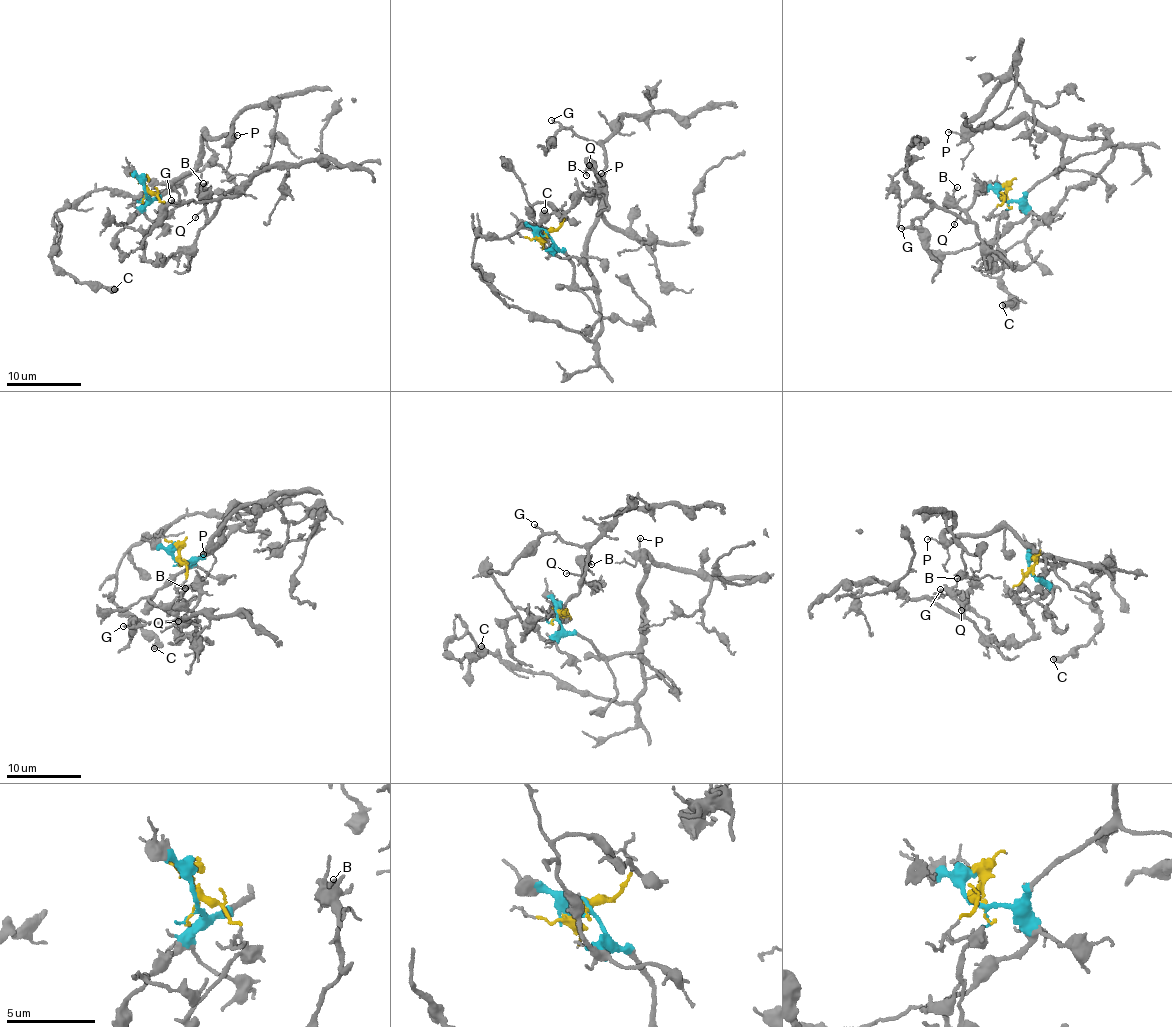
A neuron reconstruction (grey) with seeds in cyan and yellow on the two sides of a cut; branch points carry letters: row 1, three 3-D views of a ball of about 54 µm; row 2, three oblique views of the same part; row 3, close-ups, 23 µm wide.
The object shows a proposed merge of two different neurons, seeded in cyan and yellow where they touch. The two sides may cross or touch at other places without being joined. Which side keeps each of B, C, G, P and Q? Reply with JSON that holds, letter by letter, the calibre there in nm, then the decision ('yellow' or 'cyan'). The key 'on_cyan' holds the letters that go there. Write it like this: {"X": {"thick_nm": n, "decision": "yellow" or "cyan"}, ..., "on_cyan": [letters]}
{"B": {"thick_nm": 150, "decision": "yellow"}, "C": {"thick_nm": 600, "decision": "cyan"}, "G": {"thick_nm": 140, "decision": "yellow"}, "P": {"thick_nm": 100, "decision": "cyan"}, "Q": {"thick_nm": 90, "decision": "yellow"}, "on_cyan": ["C", "P"]}

